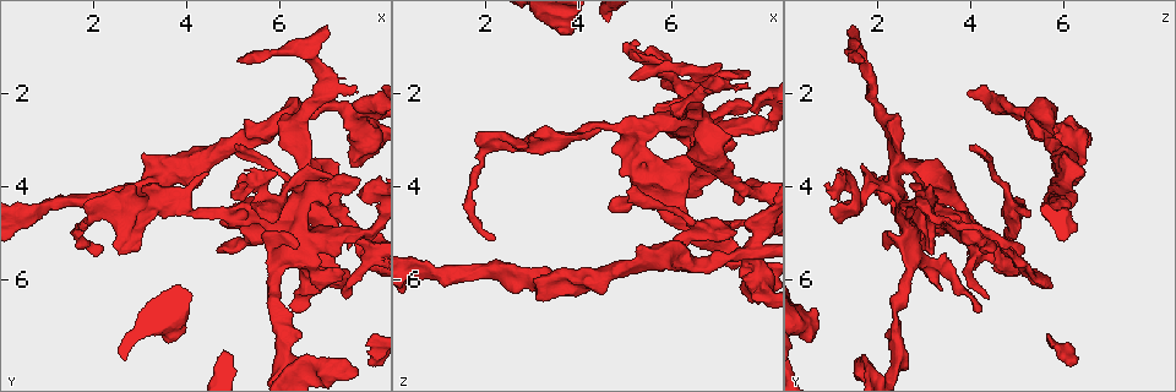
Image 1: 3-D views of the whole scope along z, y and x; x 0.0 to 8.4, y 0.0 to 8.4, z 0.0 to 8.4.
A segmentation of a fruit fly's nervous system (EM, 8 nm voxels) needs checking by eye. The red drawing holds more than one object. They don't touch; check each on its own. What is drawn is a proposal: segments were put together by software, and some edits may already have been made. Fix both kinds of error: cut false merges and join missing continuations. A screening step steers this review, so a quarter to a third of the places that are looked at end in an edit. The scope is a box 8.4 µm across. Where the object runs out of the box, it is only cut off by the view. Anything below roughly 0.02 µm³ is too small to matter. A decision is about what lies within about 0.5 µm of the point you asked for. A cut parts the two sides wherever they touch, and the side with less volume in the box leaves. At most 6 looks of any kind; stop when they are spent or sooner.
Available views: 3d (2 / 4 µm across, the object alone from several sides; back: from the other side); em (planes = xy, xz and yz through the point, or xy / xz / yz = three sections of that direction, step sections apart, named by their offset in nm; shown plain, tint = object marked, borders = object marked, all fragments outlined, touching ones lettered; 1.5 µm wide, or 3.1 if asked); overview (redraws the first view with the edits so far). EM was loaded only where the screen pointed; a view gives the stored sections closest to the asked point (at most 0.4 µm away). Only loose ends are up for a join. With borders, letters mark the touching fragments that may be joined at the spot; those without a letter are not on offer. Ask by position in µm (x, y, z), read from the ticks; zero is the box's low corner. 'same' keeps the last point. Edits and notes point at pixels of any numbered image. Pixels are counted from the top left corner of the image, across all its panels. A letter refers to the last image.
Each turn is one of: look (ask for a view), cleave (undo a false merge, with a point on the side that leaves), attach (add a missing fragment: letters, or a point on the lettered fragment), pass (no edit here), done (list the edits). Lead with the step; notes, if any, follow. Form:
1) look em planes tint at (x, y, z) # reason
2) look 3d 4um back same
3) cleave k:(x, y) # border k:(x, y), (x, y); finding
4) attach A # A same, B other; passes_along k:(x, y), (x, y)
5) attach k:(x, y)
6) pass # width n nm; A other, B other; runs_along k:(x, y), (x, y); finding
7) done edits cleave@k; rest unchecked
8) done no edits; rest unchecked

look em planes borders at (7.50, 6.10, 5.70) # branch stops here

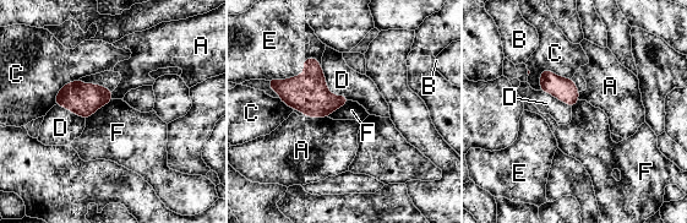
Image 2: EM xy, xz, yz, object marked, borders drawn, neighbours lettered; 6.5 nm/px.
pass # A other, B other, C other, D other, E other, F other; border 2:(113, 99), (99, 107), (86, 119); no lettered fragment goes on from it

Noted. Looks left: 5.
look 3d 4um back at (7.65, 2.50, 5.45) # looks like a crossing

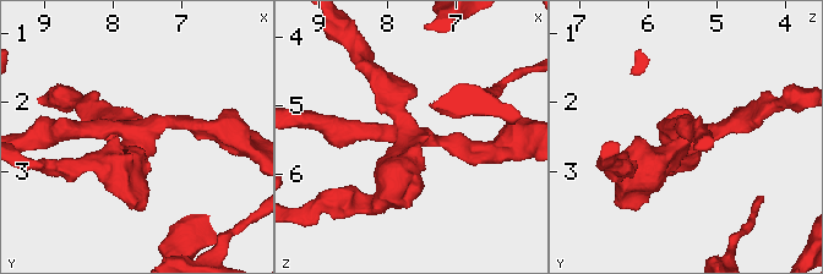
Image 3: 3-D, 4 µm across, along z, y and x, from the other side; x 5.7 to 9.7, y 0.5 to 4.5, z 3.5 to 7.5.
look em planes tint at (7.65, 2.50, 5.45) # arms 4

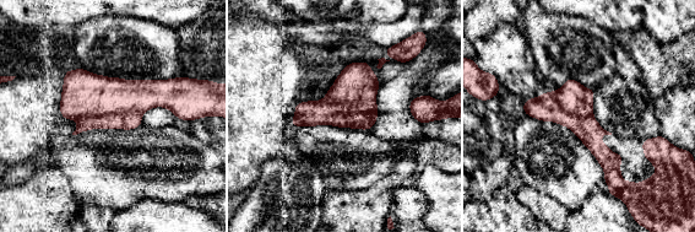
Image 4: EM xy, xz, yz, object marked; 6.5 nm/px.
look em planes borders same # what lies round it

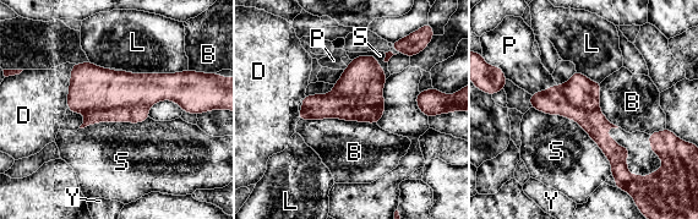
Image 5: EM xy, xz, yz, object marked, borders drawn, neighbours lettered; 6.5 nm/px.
cleave 5:(137, 114) # B other, D other, L other, P other, S other, Y other; part_leaving 5:(533, 97), (579, 115), (622, 173); two neurons meet here

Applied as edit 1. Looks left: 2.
done edits cleave@5; rest unchecked

